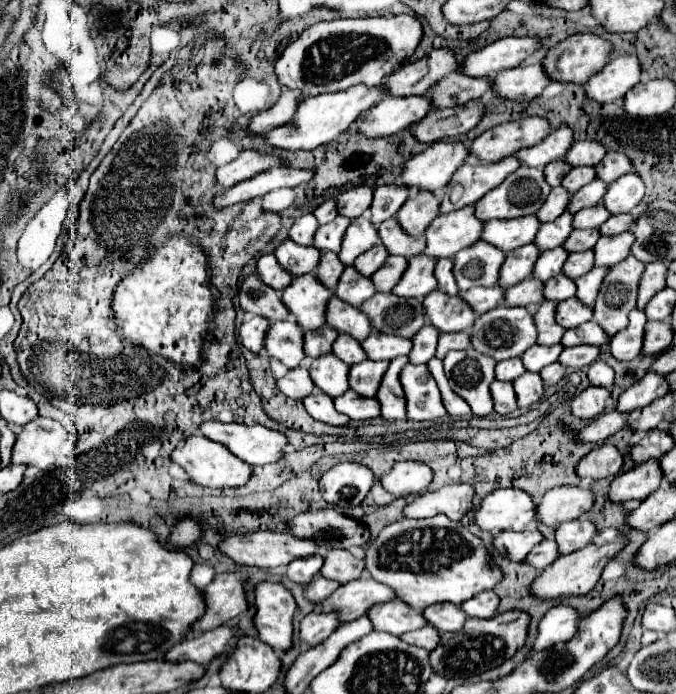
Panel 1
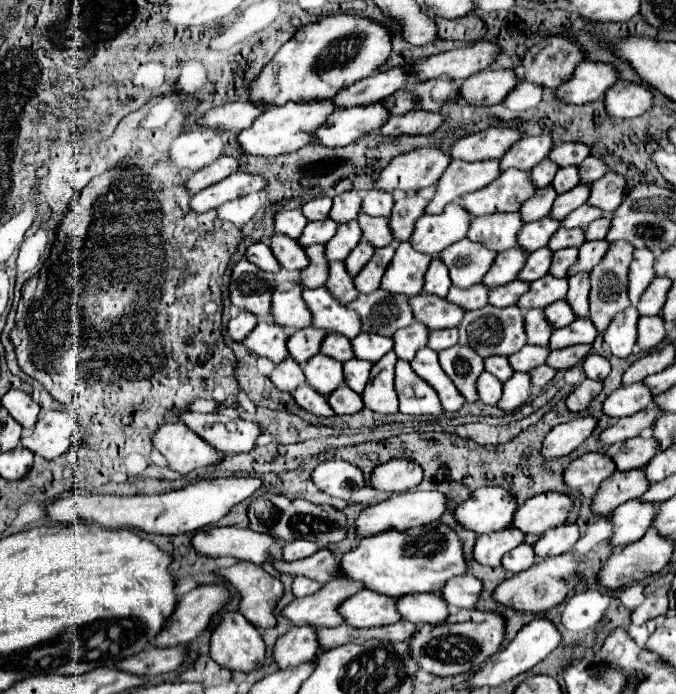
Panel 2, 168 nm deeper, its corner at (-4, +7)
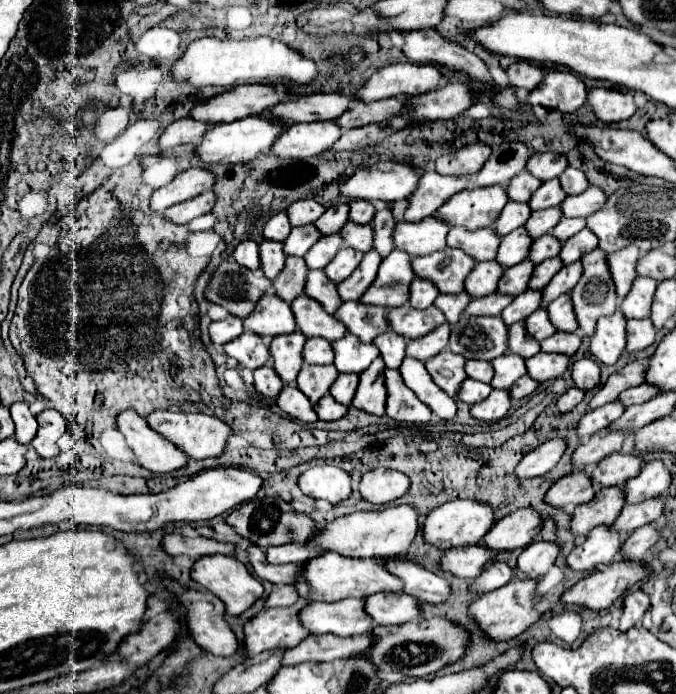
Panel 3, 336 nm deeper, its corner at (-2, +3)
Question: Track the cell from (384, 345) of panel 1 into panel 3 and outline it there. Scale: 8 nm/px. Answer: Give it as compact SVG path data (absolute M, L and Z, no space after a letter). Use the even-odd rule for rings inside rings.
M350 332L344 334L344 338L332 342L332 350L334 350L334 366L338 368L338 372L346 374L364 372L370 366L370 362L376 356L380 356L374 344L360 344L360 340L356 340L356 336L352 336Z

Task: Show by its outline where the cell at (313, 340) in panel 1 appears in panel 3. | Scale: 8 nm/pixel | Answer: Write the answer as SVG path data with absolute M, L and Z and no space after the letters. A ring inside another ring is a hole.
M292 332L292 334L284 334L284 336L274 336L270 342L270 356L274 360L274 370L280 376L280 380L284 384L296 380L296 372L302 368L302 360L300 360L300 348L304 346L304 336L300 336L300 332Z

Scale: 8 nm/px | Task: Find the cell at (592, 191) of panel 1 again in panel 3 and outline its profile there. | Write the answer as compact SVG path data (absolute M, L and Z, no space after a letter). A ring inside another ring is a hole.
M558 206L556 208L548 208L548 210L540 210L540 212L532 212L532 216L524 224L524 228L526 228L528 236L532 240L536 240L536 238L548 234L560 222L560 218L562 218L562 212L560 212Z

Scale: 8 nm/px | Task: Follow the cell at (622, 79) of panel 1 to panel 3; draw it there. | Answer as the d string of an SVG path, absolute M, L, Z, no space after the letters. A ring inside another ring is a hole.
M546 70L542 82L528 94L530 104L540 104L550 110L576 112L586 102L586 86L566 70Z

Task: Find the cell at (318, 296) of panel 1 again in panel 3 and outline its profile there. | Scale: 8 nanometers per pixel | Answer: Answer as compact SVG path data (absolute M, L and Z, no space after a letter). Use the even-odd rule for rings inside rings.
M264 292L250 316L244 318L244 328L262 338L274 338L276 334L294 332L296 320L292 316L290 304L280 300L274 292Z

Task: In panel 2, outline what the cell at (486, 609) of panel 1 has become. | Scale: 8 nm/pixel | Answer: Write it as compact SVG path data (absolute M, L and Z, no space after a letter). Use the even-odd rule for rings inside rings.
M472 574L448 580L446 588L442 590L442 598L448 602L450 608L474 608L480 594L482 594L482 582Z

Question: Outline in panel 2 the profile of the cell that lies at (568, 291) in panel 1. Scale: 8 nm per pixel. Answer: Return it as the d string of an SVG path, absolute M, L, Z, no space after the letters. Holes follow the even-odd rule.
M546 274L542 280L536 280L530 284L530 290L522 296L522 300L518 300L518 306L522 310L546 308L548 304L566 298L566 290L568 290L566 278L554 278Z

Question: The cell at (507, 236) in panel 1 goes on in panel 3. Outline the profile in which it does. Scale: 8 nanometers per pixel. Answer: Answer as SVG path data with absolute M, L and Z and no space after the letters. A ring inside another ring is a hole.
M450 228L446 236L446 246L466 252L476 262L484 262L496 258L500 236L496 236L496 232L490 228L482 228L476 232L468 232L466 228Z

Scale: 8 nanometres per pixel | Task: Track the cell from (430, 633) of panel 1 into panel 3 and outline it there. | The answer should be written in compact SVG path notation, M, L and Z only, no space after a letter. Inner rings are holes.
M332 634L308 636L298 646L284 650L282 666L292 666L300 662L332 662L338 658L350 658L352 654L364 652L368 644L372 644L372 636L364 636L364 634L350 636L350 638L332 636Z

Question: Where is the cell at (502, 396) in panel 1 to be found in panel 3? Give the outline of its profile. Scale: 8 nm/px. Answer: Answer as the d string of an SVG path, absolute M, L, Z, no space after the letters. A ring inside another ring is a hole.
M464 380L460 384L460 388L458 388L456 400L462 400L466 404L478 404L490 392L492 392L492 386L490 384L484 384L484 382L478 382L478 380Z

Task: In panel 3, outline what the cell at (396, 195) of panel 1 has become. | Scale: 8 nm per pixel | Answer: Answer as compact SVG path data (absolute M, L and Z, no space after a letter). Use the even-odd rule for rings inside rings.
M348 200L350 212L348 218L356 224L370 224L372 216L374 216L374 206L368 200Z

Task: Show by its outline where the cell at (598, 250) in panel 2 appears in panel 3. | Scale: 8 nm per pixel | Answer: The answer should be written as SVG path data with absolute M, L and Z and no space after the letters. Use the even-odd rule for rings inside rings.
M580 262L564 266L550 282L548 286L542 290L542 304L540 308L546 308L552 300L556 300L558 296L570 292L576 286L576 280L580 280Z

